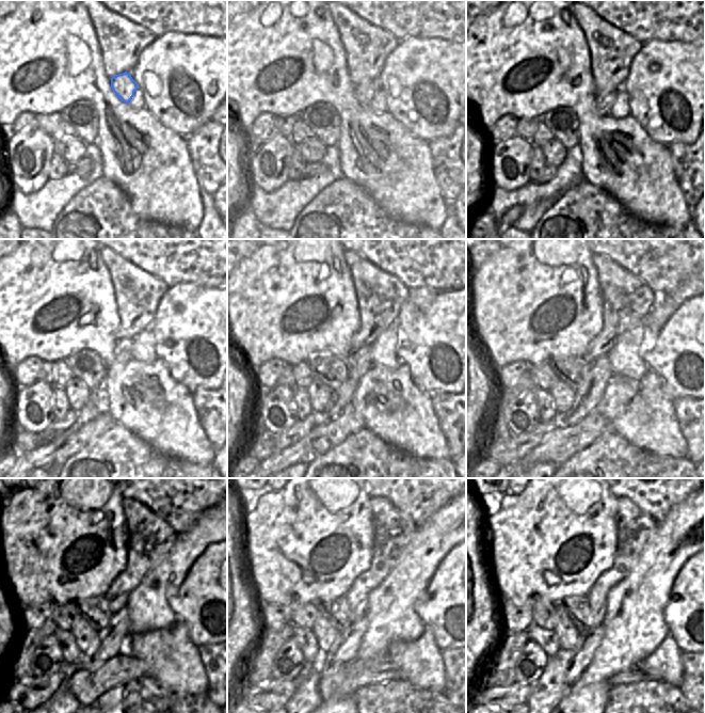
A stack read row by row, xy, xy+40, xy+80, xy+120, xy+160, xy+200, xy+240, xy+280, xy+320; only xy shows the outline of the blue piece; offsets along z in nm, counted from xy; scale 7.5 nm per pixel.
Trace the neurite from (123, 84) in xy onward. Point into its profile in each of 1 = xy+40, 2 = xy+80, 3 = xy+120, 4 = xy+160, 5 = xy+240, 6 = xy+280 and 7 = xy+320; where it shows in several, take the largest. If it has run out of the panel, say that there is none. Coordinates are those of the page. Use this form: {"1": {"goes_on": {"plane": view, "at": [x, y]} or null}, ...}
{"1": {"goes_on": {"plane": "xy+40", "at": [364, 92]}}, "2": {"goes_on": {"plane": "xy+80", "at": [603, 103]}}, "3": {"goes_on": {"plane": "xy+120", "at": [123, 347]}}, "4": {"goes_on": {"plane": "xy+160", "at": [359, 361]}}, "5": {"goes_on": {"plane": "xy+240", "at": [110, 640]}}, "6": {"goes_on": {"plane": "xy+280", "at": [345, 649]}}, "7": {"goes_on": {"plane": "xy+320", "at": [577, 660]}}}

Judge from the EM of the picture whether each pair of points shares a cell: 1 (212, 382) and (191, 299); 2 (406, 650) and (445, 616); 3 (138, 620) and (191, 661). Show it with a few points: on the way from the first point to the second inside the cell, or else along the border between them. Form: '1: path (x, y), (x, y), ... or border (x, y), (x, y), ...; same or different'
1: path (191, 368), (183, 349), (191, 321); same
2: border (425, 626), (430, 630), (436, 646), (441, 650); different
3: border (175, 621), (166, 628), (135, 632), (128, 635); different

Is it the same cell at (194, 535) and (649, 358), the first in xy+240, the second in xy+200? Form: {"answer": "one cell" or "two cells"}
{"answer": "two cells"}

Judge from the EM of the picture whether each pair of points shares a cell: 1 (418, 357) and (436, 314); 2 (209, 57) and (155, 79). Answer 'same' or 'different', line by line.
1: same
2: same

